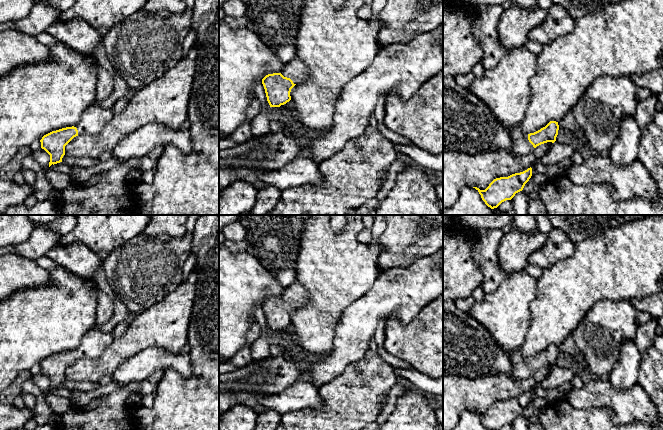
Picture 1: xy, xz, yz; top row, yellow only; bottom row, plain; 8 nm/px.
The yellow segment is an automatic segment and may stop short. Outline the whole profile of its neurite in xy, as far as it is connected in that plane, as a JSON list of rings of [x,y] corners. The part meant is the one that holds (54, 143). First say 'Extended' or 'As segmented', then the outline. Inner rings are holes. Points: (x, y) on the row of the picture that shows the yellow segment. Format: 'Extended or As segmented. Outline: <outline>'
Extended. Outline: [[[96,103],[91,104],[81,115],[78,123],[72,127],[52,131],[40,140],[41,148],[50,155],[49,167],[62,162],[65,146],[78,135],[94,135],[110,122],[114,116],[111,108],[102,108]]]

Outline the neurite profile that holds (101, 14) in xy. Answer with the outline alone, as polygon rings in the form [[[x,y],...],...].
[[[76,0],[75,4],[61,12],[60,19],[68,21],[80,18],[96,29],[111,29],[127,17],[142,10],[148,0]]]

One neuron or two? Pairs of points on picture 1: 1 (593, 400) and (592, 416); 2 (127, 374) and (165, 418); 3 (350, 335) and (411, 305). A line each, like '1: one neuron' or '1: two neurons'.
1: two neurons
2: two neurons
3: one neuron

